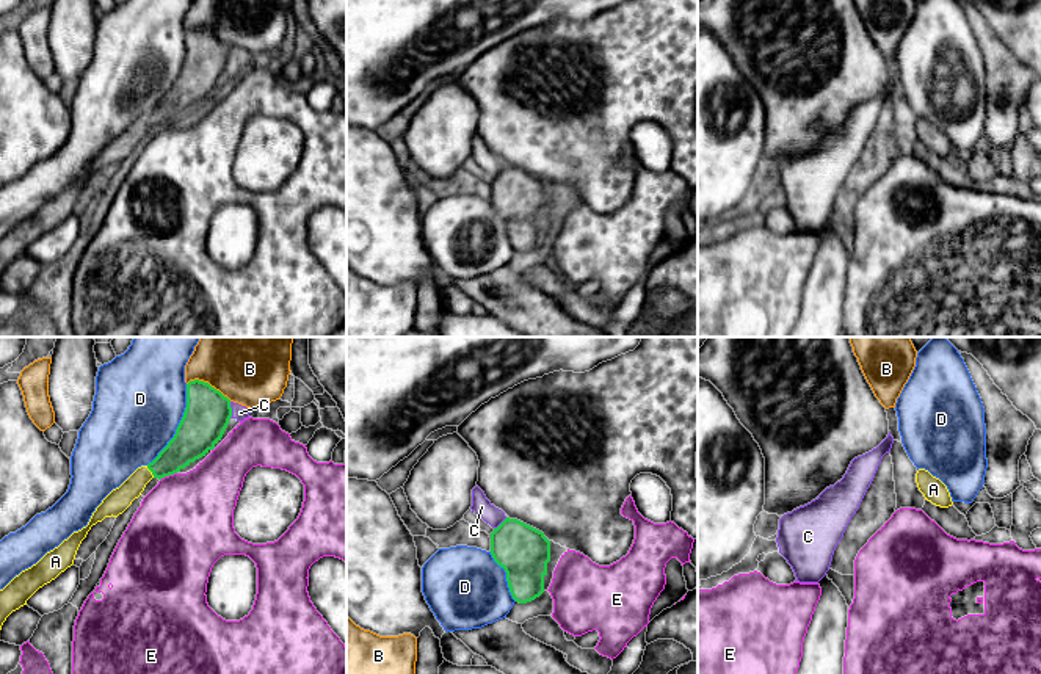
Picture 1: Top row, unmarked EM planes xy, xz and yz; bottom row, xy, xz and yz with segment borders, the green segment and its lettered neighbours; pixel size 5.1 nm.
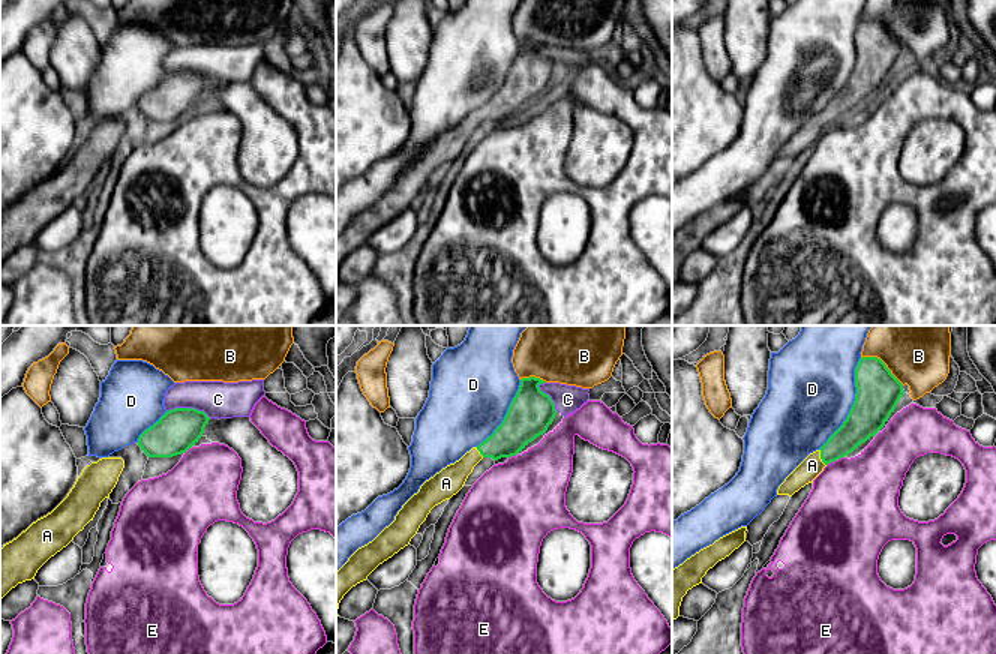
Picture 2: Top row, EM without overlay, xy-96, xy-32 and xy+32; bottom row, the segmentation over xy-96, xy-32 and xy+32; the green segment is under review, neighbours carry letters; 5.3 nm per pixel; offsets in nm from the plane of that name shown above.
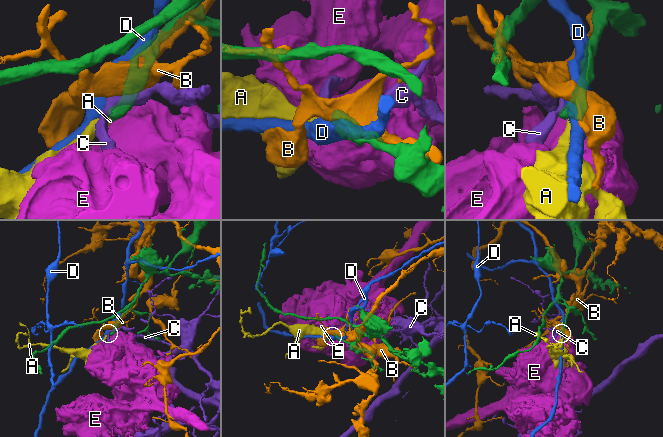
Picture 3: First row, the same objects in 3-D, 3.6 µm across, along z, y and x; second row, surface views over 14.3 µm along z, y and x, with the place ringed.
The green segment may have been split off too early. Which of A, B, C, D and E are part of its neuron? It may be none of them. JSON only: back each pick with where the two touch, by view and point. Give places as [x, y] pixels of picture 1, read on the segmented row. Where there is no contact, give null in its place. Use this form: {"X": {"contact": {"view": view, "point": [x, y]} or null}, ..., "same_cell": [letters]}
{"A": {"contact": {"view": "xy", "point": [151, 471]}}, "same_cell": ["A"]}

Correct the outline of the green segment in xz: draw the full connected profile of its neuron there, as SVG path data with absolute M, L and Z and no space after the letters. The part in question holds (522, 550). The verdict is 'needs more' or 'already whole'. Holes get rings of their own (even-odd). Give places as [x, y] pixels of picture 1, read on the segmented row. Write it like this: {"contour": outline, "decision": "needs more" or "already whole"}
{"contour": "M506 517L491 533L491 555L505 569L516 602L527 603L544 592L550 541L542 531Z", "decision": "already whole"}

